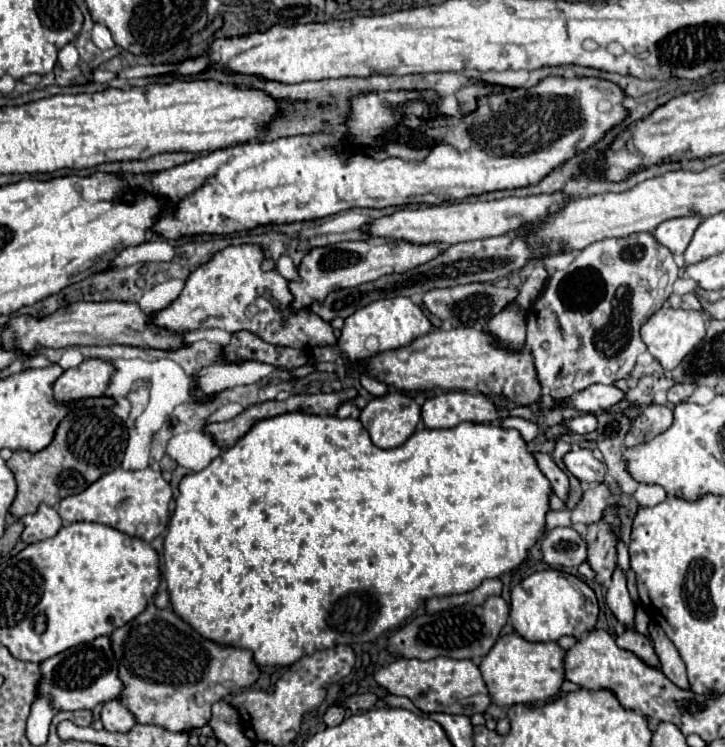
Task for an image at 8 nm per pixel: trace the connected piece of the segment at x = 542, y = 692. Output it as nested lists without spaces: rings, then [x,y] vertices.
[[[519,634],[501,636],[487,656],[481,658],[479,670],[491,704],[495,706],[513,706],[513,704],[531,704],[547,702],[559,694],[563,678],[563,656],[565,652],[555,642],[529,642]]]

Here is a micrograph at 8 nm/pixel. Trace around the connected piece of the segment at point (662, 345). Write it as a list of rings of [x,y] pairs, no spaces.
[[[659,308],[641,328],[641,338],[647,344],[647,350],[661,362],[665,370],[673,370],[703,338],[707,332],[707,320],[701,310],[683,310],[683,308]]]

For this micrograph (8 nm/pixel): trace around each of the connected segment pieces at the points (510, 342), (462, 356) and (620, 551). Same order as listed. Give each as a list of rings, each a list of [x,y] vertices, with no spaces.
[[[517,304],[507,306],[489,320],[487,330],[507,348],[521,348],[525,344],[525,310]]]
[[[453,328],[433,330],[409,346],[399,350],[381,352],[369,358],[367,374],[395,386],[399,390],[477,390],[483,394],[505,396],[515,404],[533,404],[541,396],[541,384],[535,372],[531,350],[523,346],[523,352],[507,352],[499,348],[487,332],[477,328]]]
[[[619,540],[617,544],[617,564],[624,572],[630,568],[628,547],[623,544],[623,540]]]

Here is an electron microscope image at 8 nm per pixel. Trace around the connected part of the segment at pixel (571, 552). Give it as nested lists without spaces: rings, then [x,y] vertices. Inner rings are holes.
[[[573,528],[549,530],[543,540],[543,560],[557,568],[577,568],[587,560],[587,542]]]

